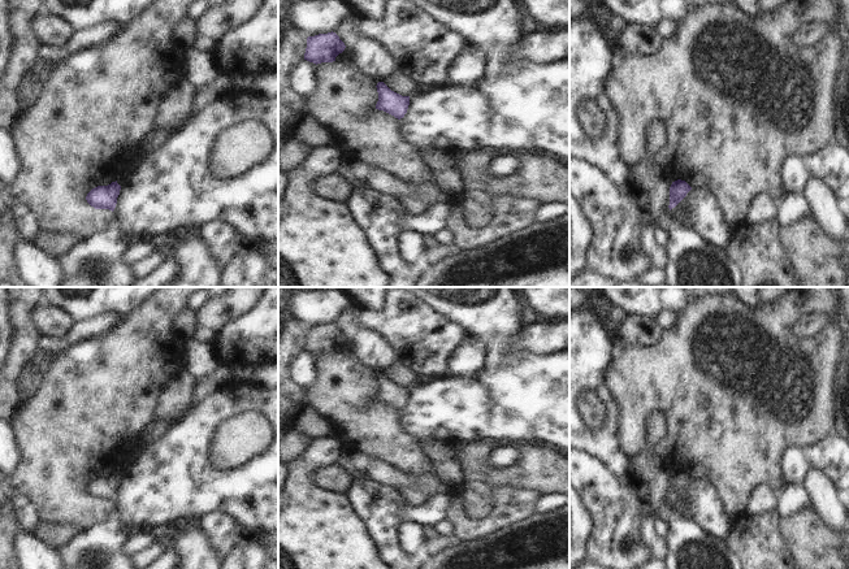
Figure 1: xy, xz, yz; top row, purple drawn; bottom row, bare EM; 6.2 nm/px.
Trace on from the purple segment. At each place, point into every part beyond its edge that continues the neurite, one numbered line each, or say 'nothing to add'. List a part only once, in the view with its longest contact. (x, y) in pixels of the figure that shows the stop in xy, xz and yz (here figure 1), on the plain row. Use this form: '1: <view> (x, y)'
nothing to add.

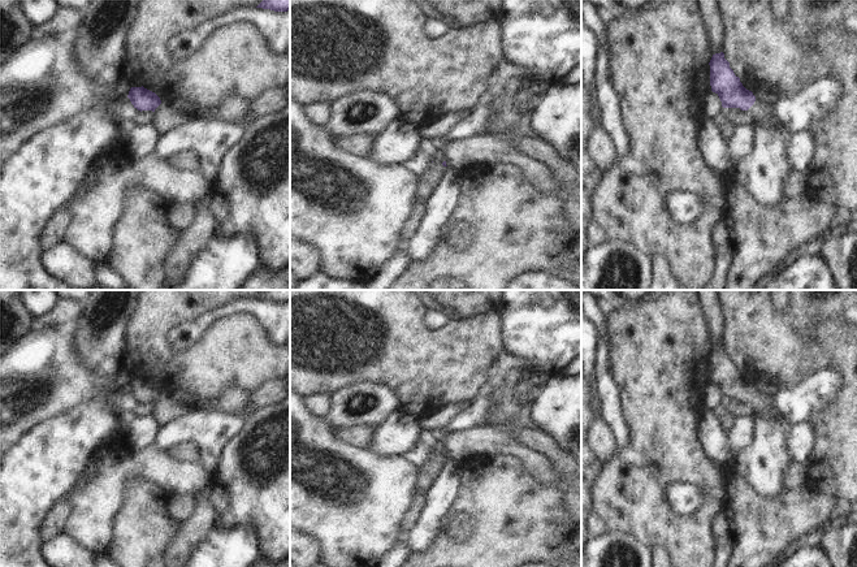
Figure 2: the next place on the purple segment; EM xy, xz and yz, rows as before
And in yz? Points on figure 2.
1: yz (766, 410).

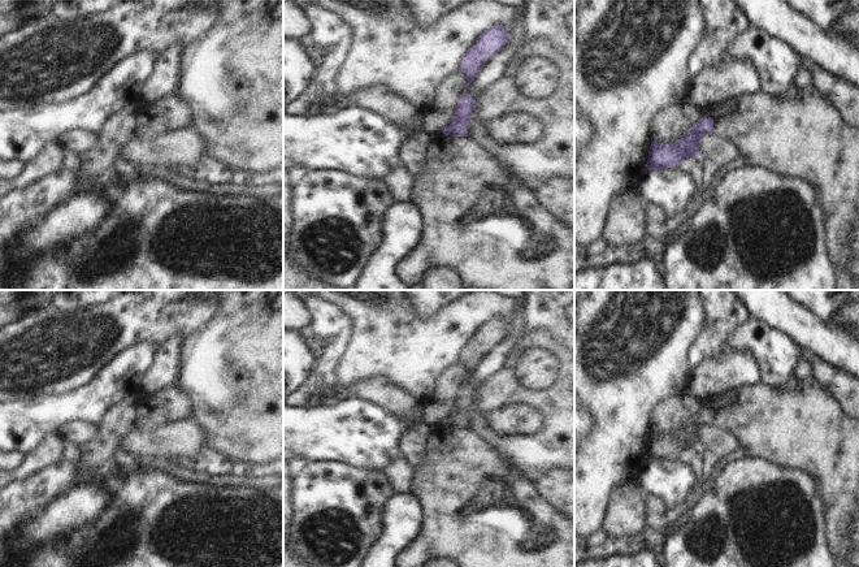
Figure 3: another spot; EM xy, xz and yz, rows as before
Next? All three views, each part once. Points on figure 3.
1: xz (476, 511).

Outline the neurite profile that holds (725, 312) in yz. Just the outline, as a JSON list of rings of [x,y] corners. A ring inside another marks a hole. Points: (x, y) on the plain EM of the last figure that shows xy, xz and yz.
[[[700,290],[700,293],[707,323],[689,354],[689,365],[693,368],[698,367],[706,358],[724,350],[732,334],[751,316],[734,290]]]

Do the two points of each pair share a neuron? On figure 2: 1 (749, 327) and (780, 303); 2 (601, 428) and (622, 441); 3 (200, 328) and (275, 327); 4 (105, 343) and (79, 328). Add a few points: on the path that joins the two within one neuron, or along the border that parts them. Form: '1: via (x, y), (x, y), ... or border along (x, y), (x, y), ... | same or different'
1: border along (771, 303), (778, 311), (784, 312) | different
2: border along (598, 414), (613, 431), (618, 450) | different
3: via (219, 314), (234, 307), (256, 308) | same
4: via (99, 337), (92, 330), (86, 329) | same

